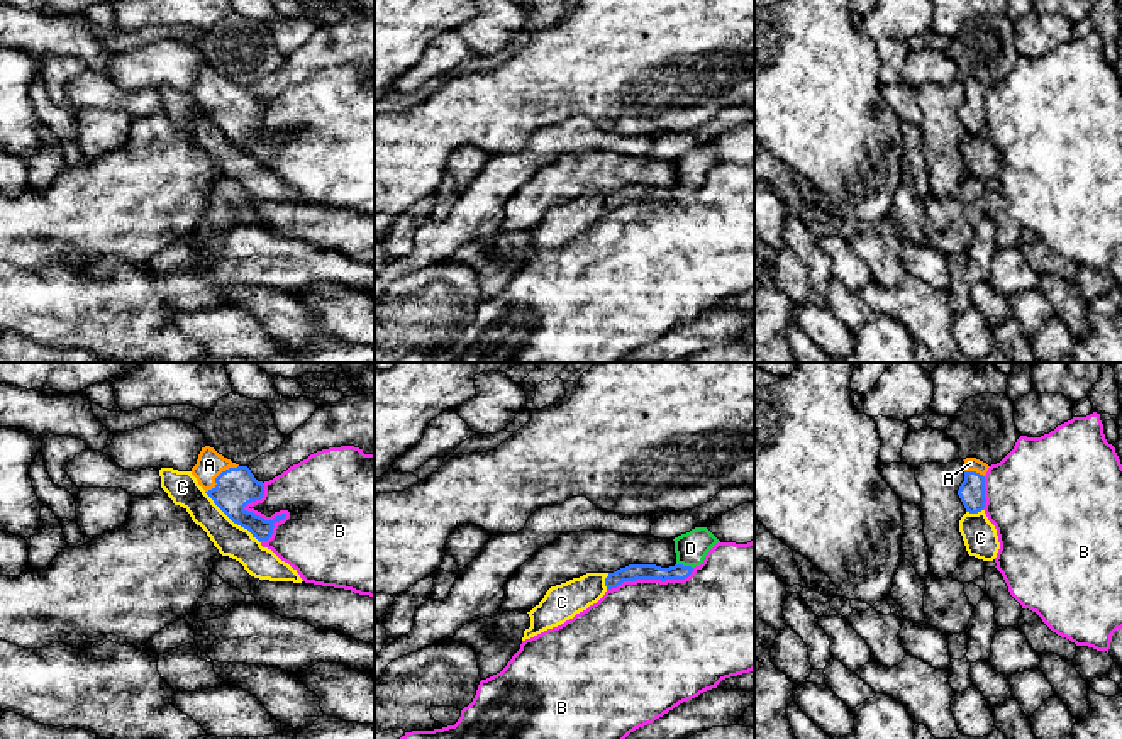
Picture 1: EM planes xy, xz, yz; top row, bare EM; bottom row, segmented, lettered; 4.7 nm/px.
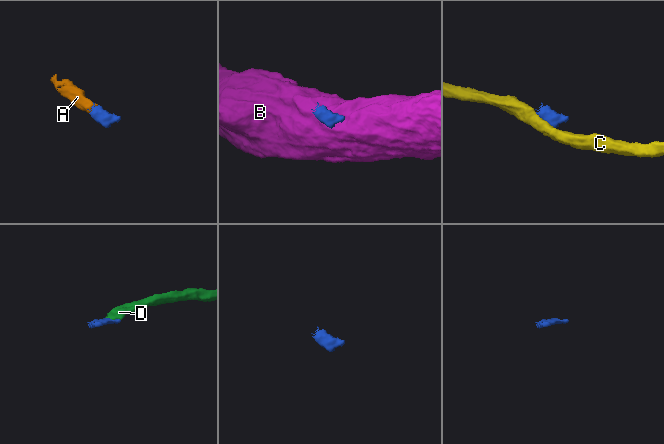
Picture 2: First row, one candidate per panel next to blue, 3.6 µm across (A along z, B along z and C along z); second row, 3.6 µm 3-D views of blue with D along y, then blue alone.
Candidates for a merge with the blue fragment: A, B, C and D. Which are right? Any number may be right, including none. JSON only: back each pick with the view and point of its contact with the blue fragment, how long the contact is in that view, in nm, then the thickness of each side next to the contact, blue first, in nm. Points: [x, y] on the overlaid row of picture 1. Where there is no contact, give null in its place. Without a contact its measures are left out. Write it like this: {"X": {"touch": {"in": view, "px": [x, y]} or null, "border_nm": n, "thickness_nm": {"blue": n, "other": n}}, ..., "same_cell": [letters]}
{"A": {"touch": {"in": "xy", "px": [219, 475]}, "border_nm": 200, "thickness_nm": {"blue": 190, "other": 130}}, "D": {"touch": {"in": "xz", "px": [685, 566]}, "border_nm": 80, "thickness_nm": {"blue": 80, "other": 150}}, "same_cell": ["A", "D"]}

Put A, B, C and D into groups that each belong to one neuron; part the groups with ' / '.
A D / B / C

